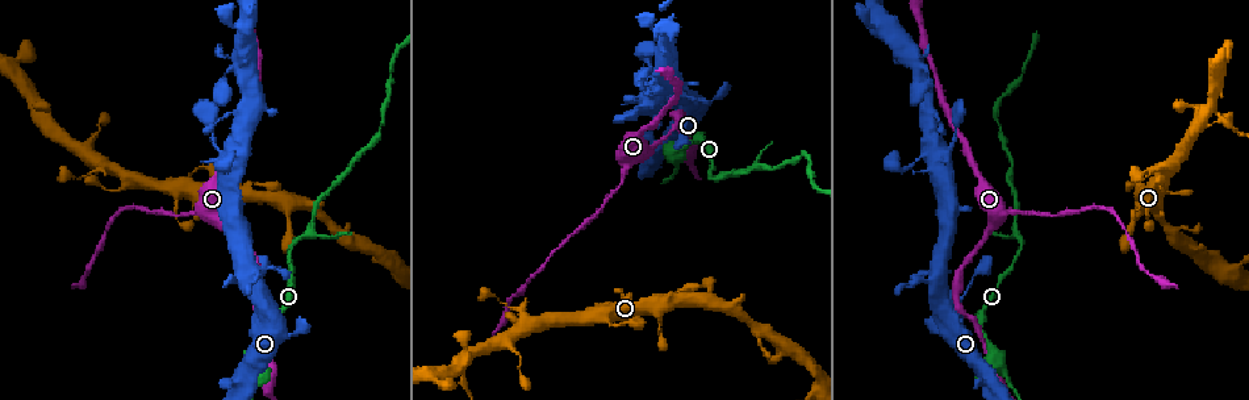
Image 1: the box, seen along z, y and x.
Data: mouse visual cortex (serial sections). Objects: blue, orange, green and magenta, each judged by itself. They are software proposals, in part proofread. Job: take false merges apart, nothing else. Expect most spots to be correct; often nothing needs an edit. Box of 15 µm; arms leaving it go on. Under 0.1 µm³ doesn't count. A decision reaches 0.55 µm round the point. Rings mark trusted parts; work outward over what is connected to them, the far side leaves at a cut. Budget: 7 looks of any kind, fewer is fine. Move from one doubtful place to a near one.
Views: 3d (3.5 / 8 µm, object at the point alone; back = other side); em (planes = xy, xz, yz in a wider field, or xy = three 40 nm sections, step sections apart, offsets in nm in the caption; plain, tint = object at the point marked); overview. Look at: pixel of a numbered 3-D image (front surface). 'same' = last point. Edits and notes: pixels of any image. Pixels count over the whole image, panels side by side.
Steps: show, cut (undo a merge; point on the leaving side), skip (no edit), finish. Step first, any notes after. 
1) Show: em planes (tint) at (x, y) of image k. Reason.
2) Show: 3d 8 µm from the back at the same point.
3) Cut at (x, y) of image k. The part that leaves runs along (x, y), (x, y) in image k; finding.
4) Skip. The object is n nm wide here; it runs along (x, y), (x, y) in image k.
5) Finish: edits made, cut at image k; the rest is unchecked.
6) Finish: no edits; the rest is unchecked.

Show: 3d 3.5 µm at (312, 230) of image 1. Abrupt turn.

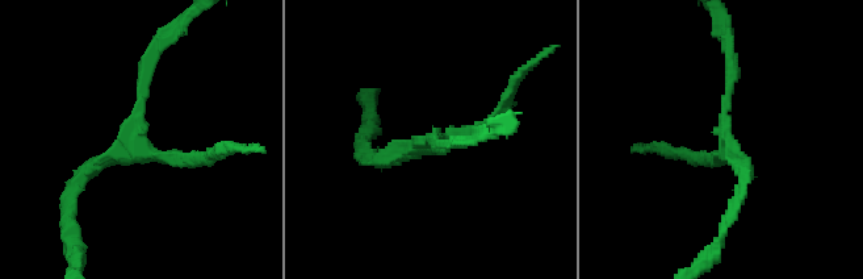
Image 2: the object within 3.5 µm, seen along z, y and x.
Skip. It runs along (79, 184), (135, 144), (155, 51) in image 2; one cell here.

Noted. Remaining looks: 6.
Show: 3d 8 µm from the back at (626, 172) of image 1. Sharp bend.

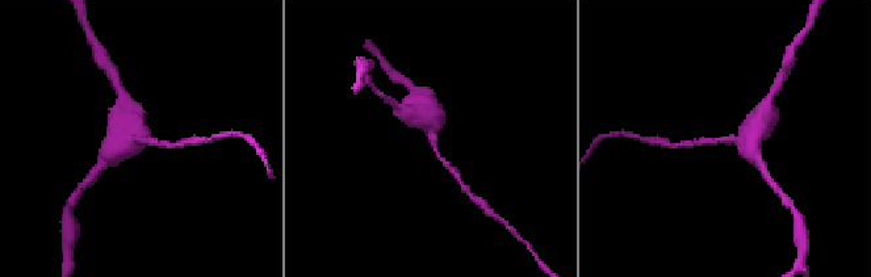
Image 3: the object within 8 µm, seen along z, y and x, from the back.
Show: em xy step 5 (tint) at (724, 140) of image 3. The arms are 150, 700 nm wide; need the tissue.

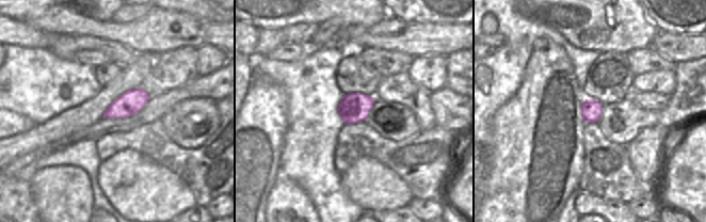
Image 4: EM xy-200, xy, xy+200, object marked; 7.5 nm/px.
Skip. All the same cell.

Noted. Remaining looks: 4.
Show: em xy step 3 (tint) at (688, 111) of image 1. Thin neck.

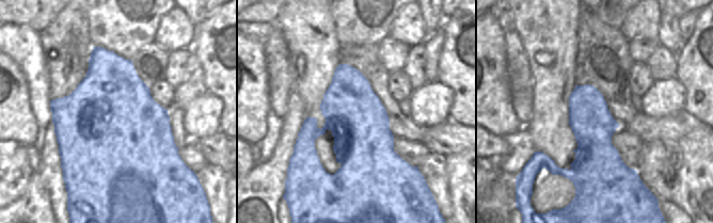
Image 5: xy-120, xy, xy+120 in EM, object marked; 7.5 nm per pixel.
Show: 3d 3.5 µm from the back at the same point.

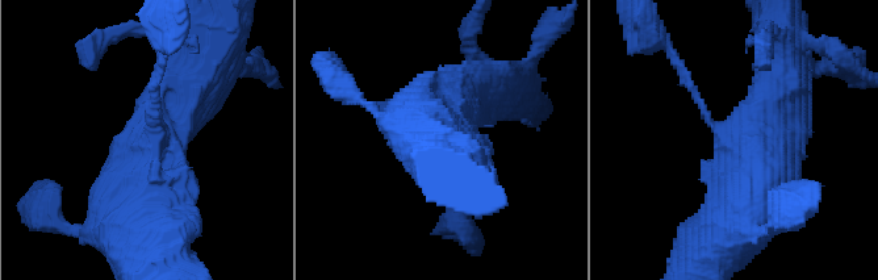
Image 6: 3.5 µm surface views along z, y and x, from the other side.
Skip. The object is 440 nm wide here; it runs along (726, 235), (780, 122), (782, 90) in image 6; all the same cell.

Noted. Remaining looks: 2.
Finish: no edits; the rest is unchecked.

